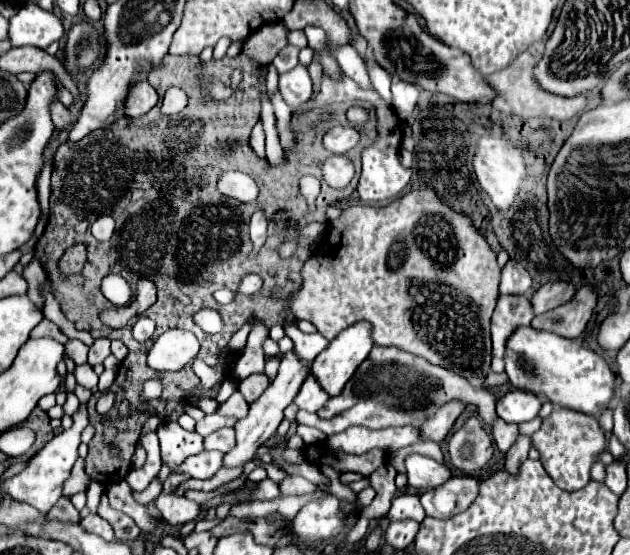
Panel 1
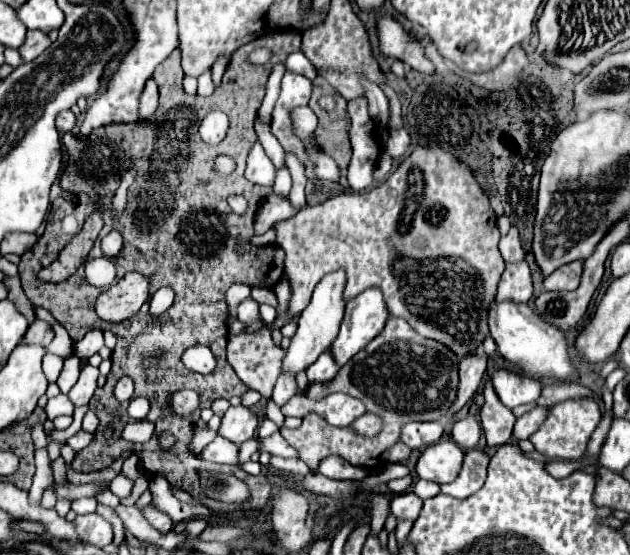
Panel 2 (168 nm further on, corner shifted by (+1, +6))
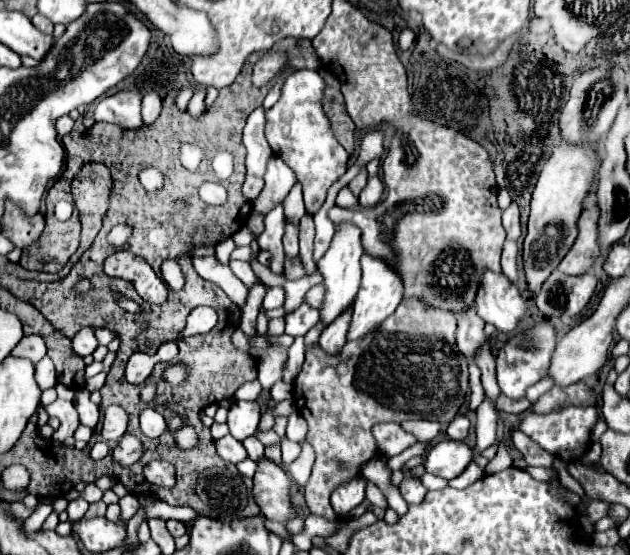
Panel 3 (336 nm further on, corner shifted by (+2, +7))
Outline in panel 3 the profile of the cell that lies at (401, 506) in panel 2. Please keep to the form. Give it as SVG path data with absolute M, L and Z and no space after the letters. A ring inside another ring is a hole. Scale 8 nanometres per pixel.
M404 477L402 483L400 483L400 493L402 493L402 497L406 499L408 505L418 505L424 499L426 489L422 487L420 479L416 479L416 477Z

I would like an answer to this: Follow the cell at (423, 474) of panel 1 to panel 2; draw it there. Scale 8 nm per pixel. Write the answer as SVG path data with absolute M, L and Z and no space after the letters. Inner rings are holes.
M445 440L425 448L419 456L415 470L417 476L423 480L431 480L437 484L453 482L461 470L463 458L465 458L463 450L455 442Z

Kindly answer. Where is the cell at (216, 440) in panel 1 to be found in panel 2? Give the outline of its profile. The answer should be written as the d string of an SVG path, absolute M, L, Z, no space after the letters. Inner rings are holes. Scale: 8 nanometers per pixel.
M231 406L221 422L219 434L231 442L235 442L237 446L243 444L245 440L255 436L255 428L259 426L257 422L257 414L251 408L245 406Z

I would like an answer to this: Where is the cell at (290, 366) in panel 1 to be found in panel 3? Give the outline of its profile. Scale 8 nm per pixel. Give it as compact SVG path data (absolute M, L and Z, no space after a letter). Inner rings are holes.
M342 225L338 233L334 233L334 239L324 253L324 257L318 261L318 271L324 277L324 299L318 309L320 323L328 327L336 317L340 317L354 301L358 285L360 285L360 257L362 257L362 245L360 245L360 233L354 229L354 225Z

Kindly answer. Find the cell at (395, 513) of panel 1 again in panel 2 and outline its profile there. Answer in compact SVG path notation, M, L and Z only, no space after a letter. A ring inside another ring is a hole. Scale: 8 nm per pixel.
M417 480L415 482L415 494L419 494L423 500L427 500L429 496L439 494L439 484L427 482L427 480Z

